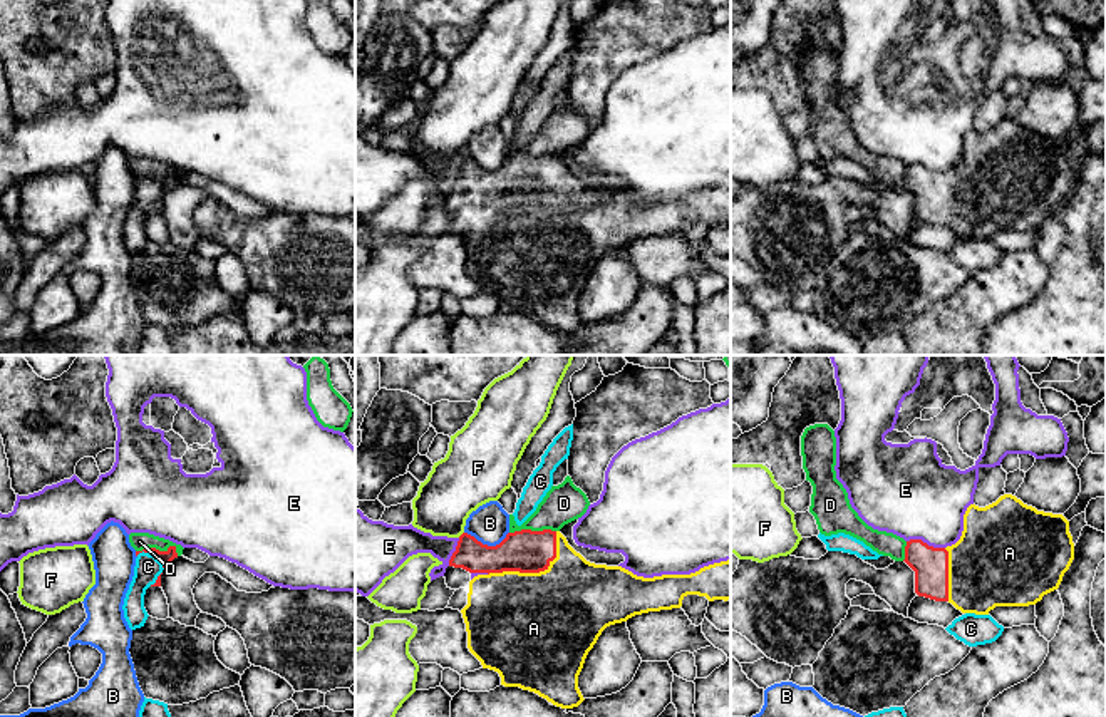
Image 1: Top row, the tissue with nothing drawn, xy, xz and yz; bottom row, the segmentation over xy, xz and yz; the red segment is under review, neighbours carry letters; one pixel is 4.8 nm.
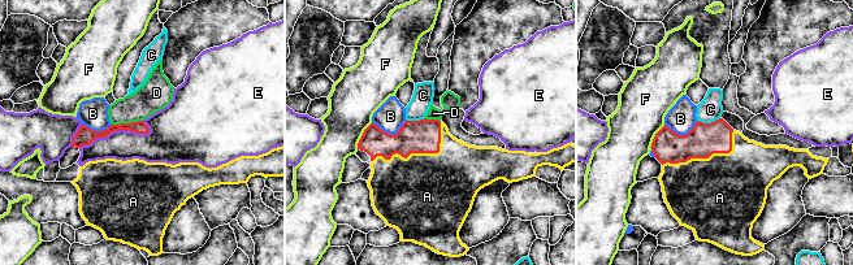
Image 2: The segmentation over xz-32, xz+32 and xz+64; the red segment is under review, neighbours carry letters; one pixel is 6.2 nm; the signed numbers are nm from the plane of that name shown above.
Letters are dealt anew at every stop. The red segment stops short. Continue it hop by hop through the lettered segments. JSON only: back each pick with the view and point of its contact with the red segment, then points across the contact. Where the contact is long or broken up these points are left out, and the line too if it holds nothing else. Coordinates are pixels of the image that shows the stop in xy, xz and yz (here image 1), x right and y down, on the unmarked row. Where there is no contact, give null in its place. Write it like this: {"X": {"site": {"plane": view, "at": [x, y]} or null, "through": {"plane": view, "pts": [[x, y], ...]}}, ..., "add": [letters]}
{"A": {"site": {"plane": "xz", "at": [535, 196]}}, "add": ["A"]}

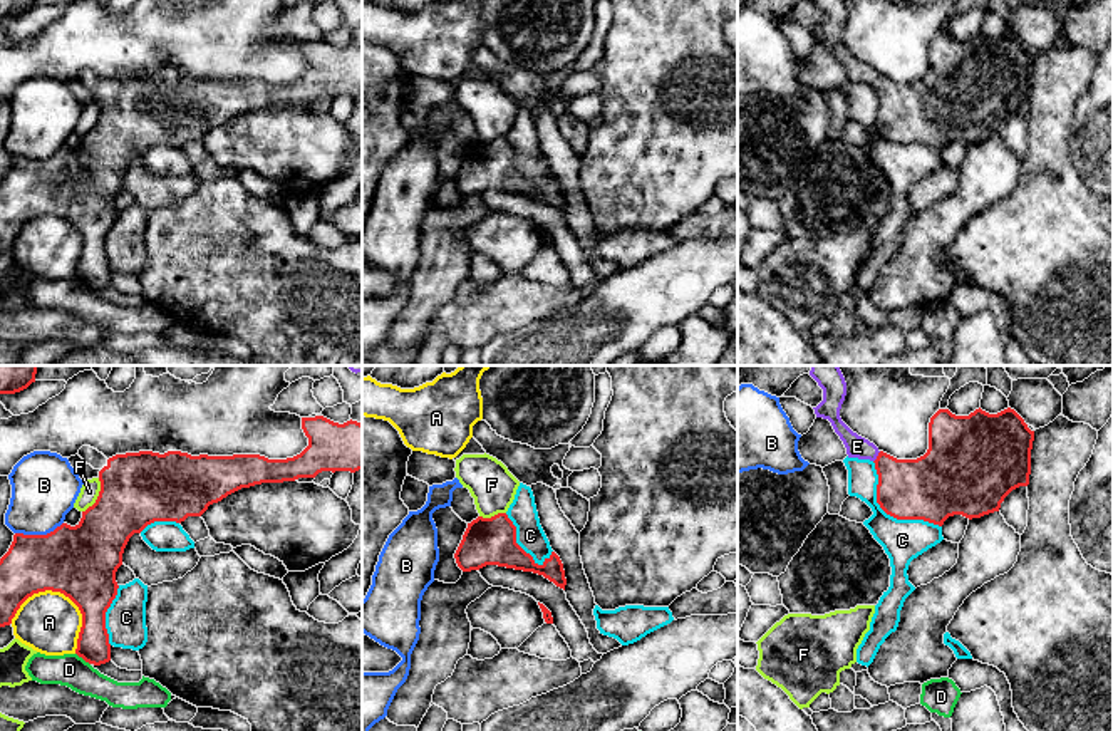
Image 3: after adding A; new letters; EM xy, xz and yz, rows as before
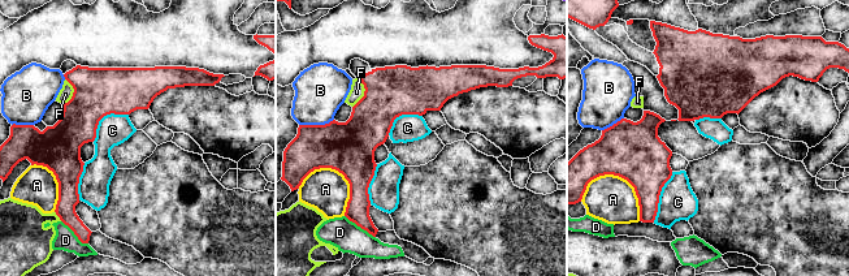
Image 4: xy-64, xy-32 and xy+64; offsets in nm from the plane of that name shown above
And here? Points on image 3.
{"add": []}

